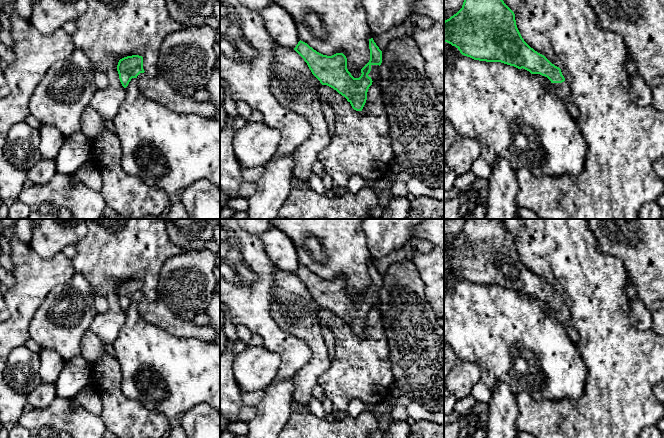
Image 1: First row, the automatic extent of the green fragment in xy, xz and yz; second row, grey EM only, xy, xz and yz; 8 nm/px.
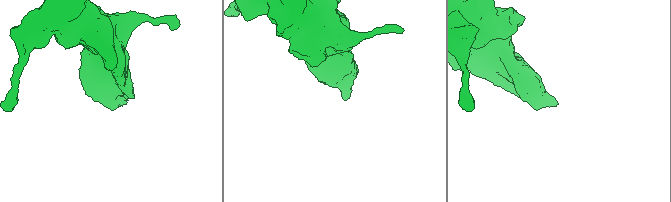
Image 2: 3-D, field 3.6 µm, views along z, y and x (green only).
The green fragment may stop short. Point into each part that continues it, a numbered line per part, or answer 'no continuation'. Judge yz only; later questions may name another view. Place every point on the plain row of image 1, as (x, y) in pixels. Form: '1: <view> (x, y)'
1: yz (562, 314)

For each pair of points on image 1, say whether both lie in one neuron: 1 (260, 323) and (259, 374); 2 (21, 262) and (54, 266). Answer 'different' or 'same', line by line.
1: different
2: same

